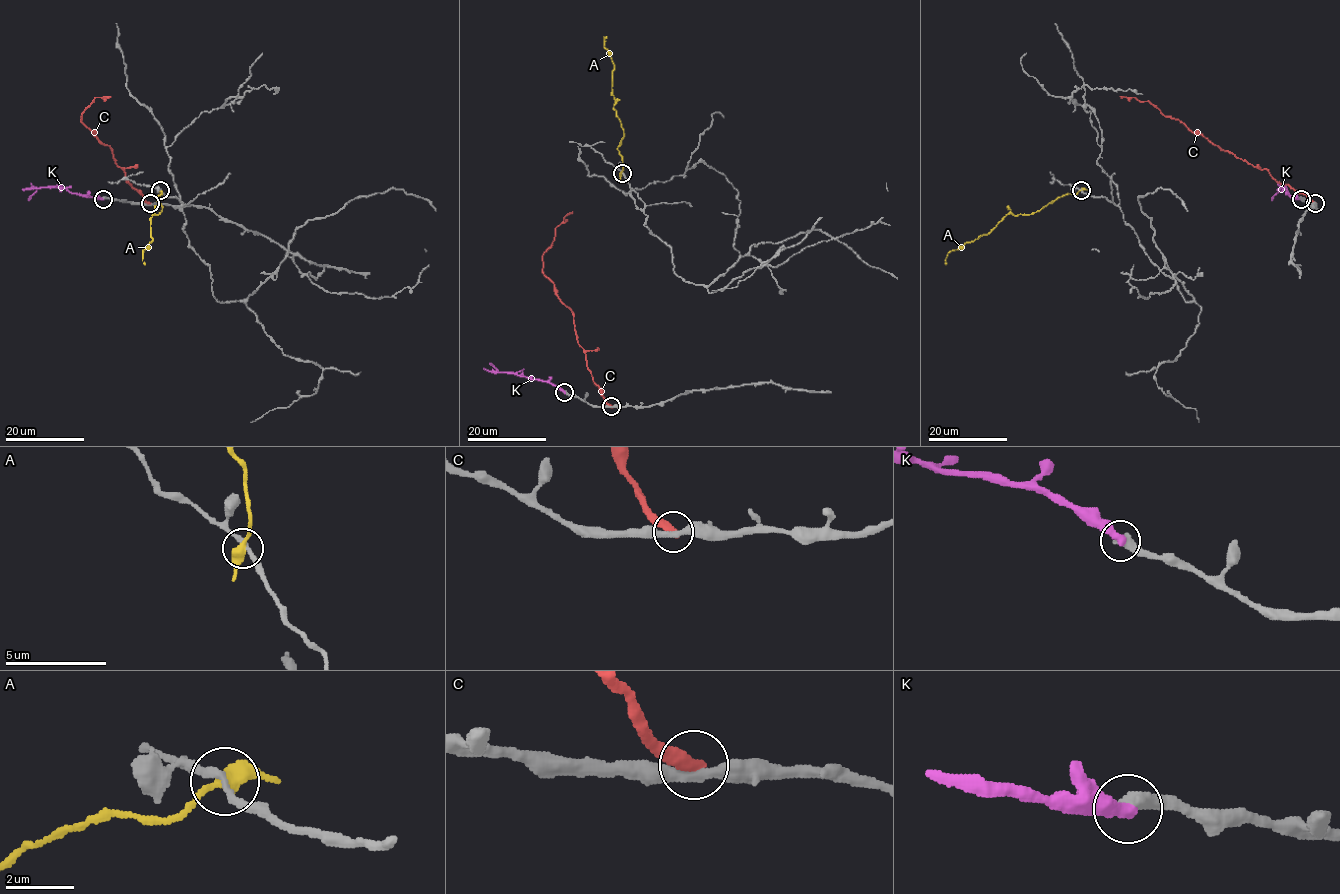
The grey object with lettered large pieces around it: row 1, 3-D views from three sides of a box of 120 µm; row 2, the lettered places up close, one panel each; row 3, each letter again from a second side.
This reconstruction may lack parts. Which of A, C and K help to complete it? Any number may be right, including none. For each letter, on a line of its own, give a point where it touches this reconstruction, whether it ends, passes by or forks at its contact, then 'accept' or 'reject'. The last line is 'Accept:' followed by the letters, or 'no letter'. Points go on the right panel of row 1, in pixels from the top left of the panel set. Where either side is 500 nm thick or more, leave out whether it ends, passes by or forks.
A: contact (1081, 190); it passes by; reject
C: contact (1315, 203); it ends; reject
K: contact (1301, 199); it ends; accept
Accept: K

